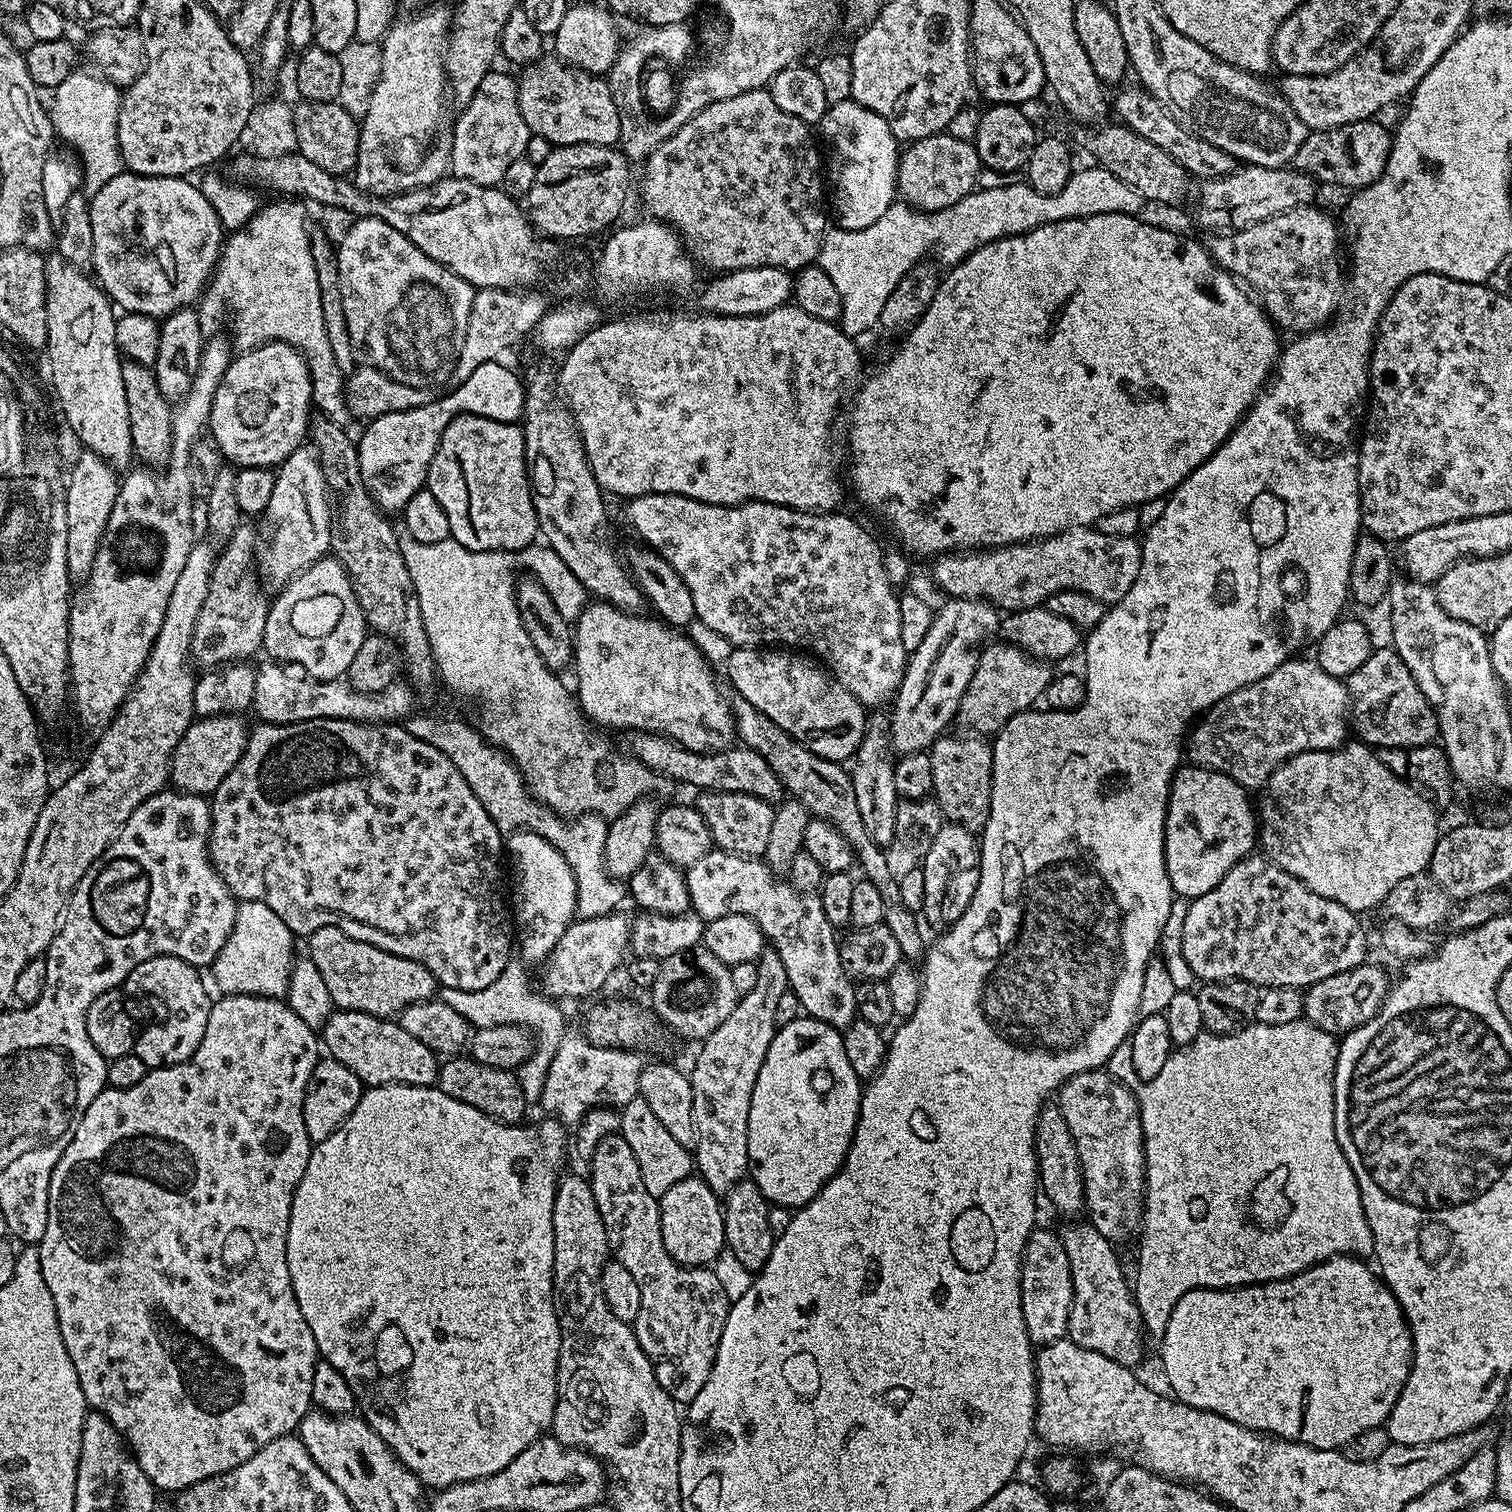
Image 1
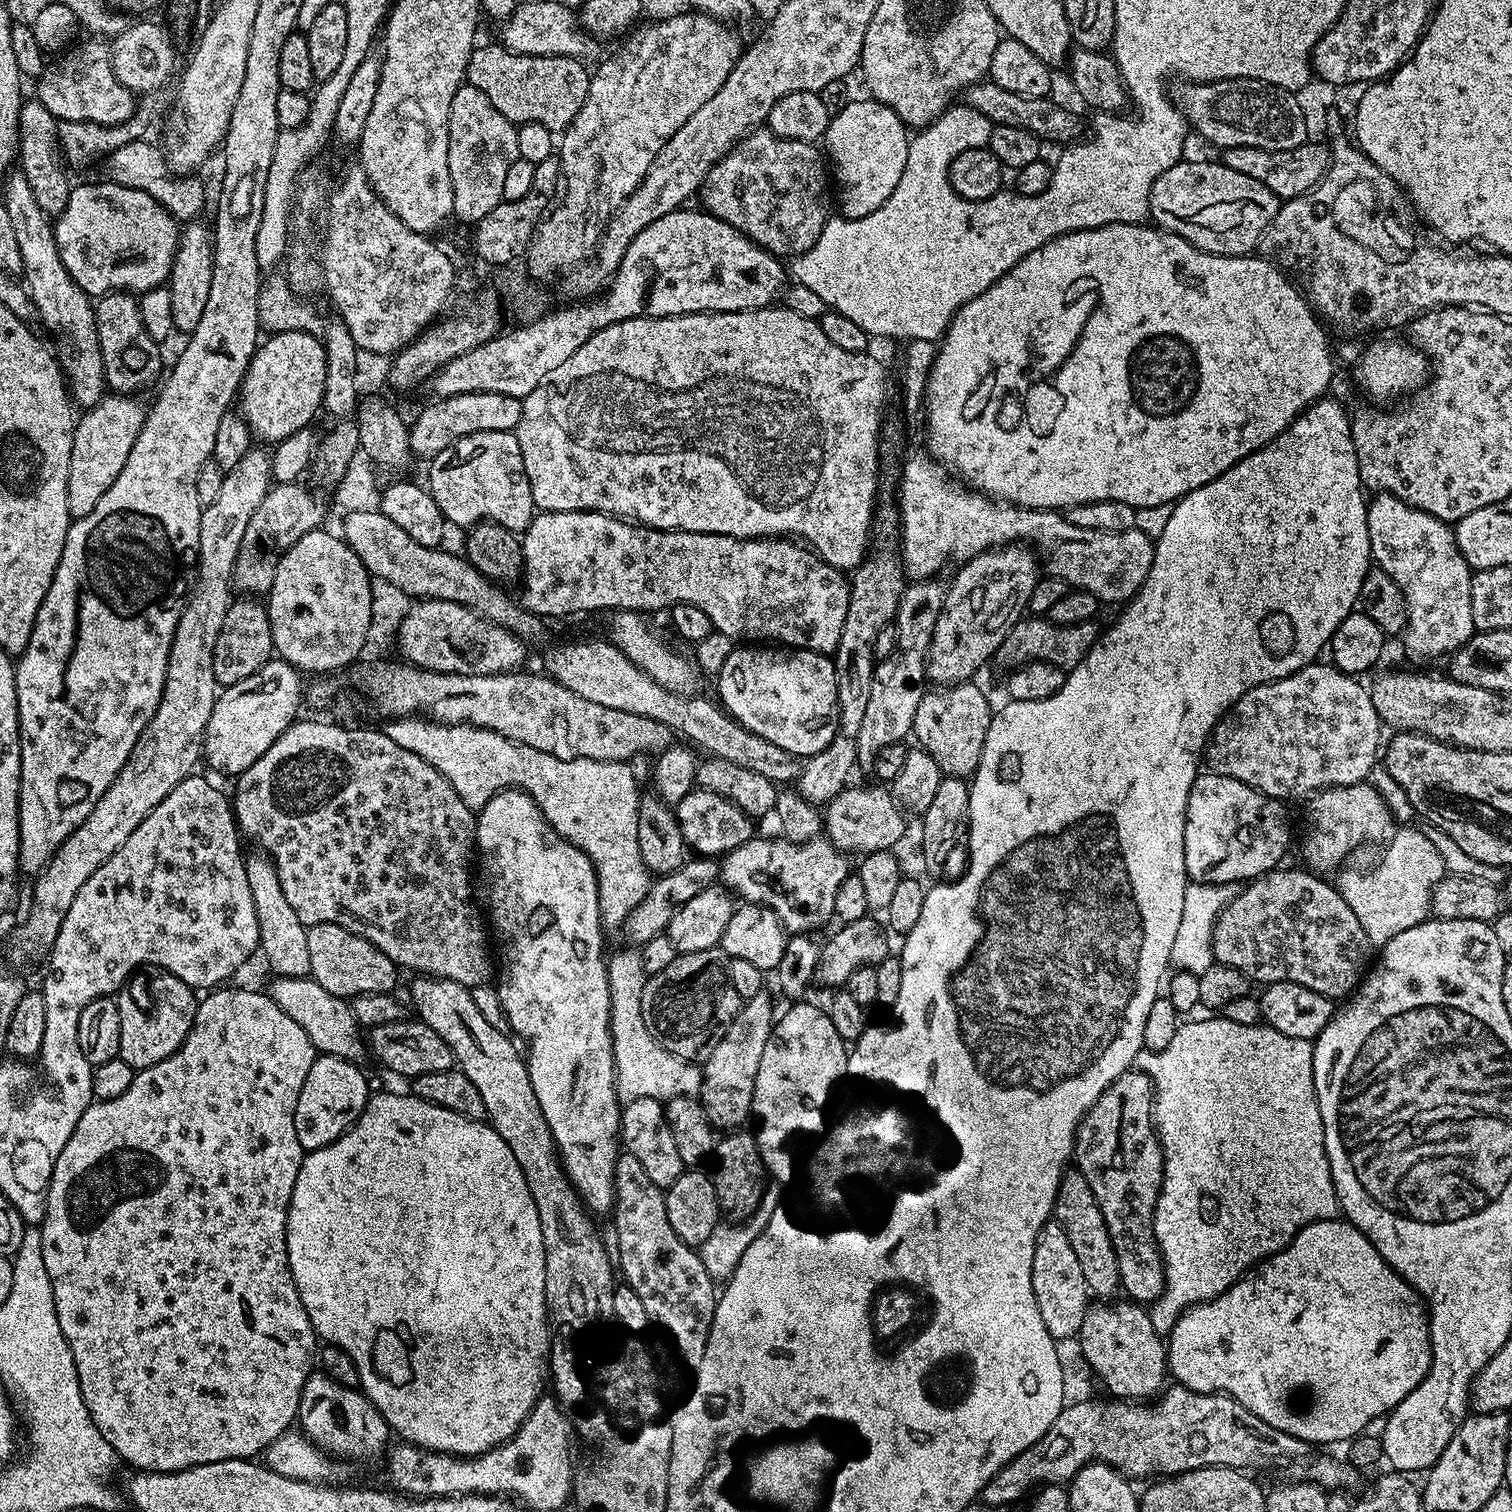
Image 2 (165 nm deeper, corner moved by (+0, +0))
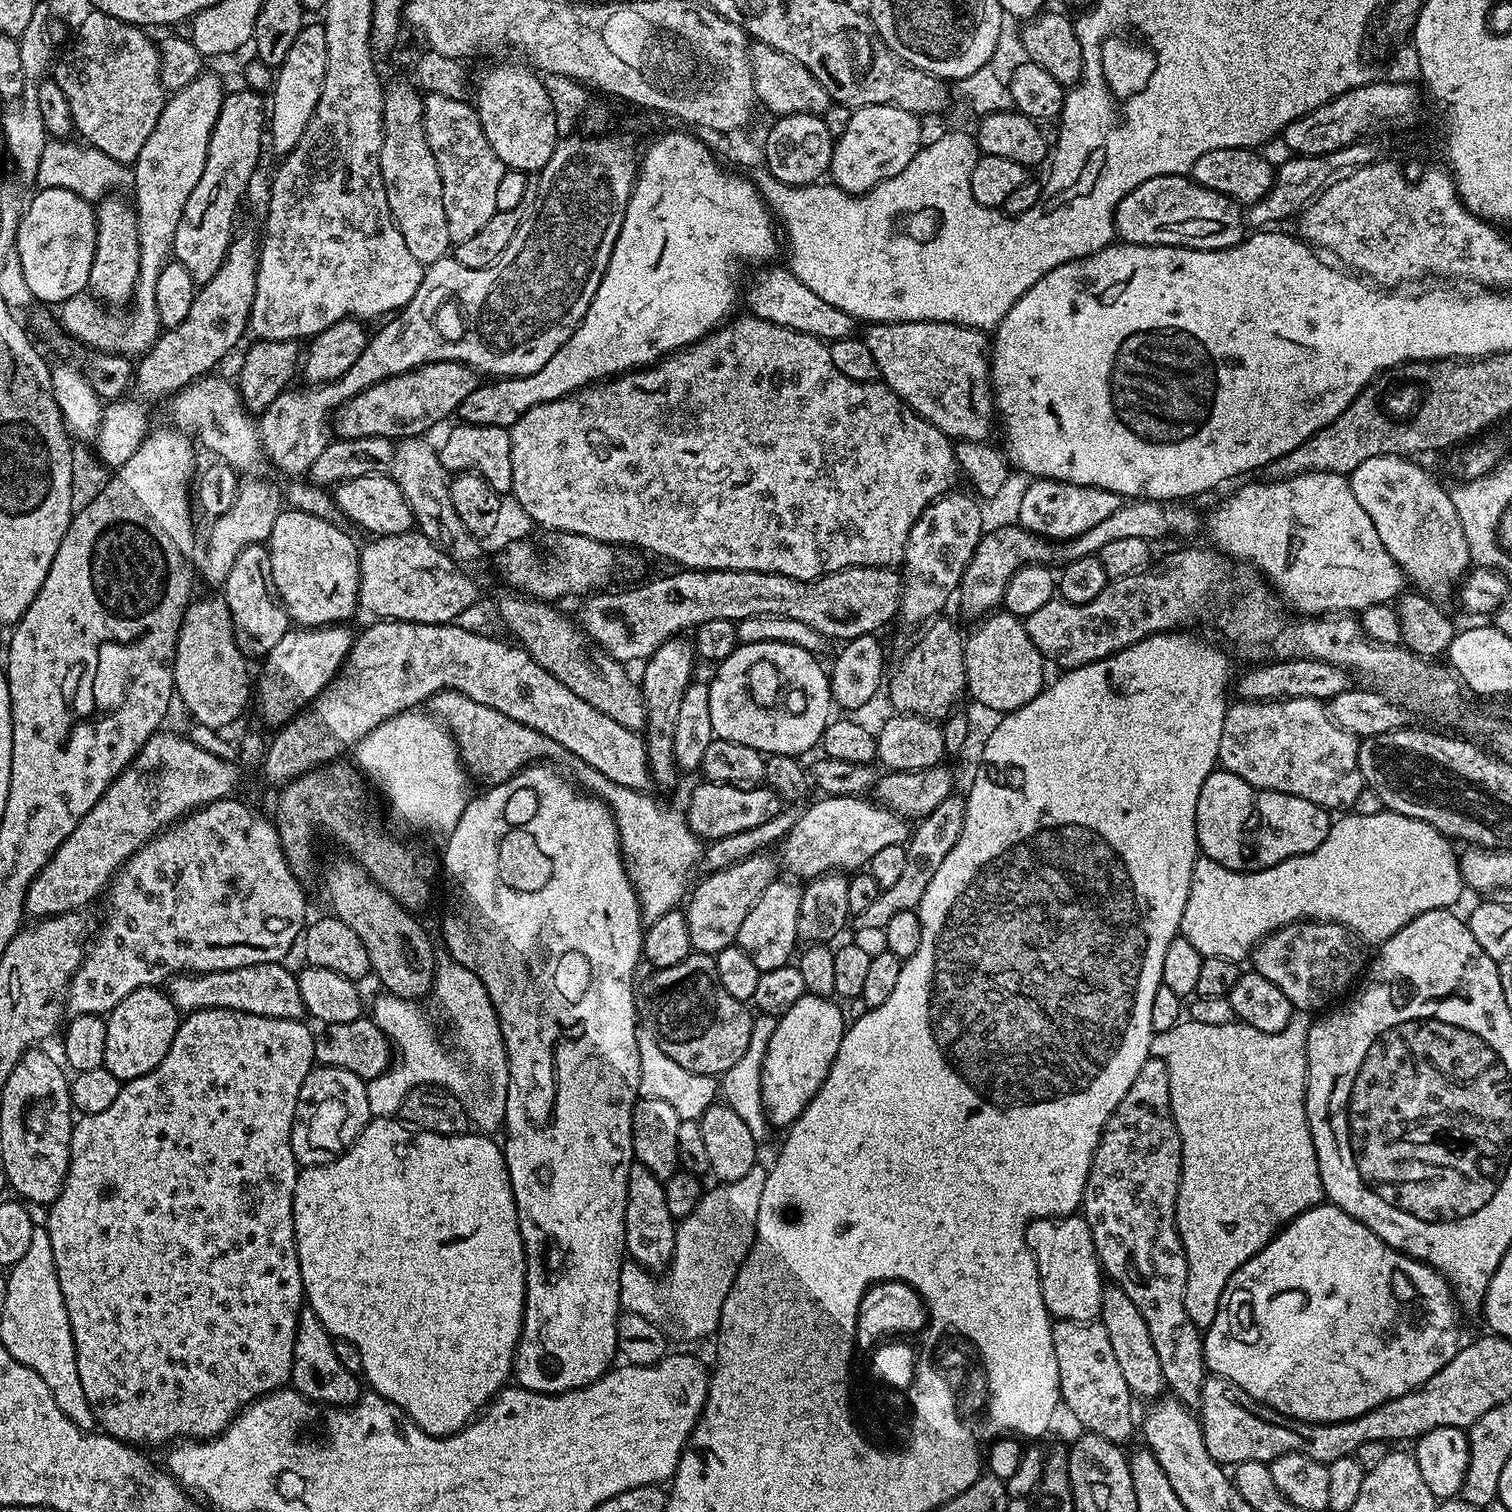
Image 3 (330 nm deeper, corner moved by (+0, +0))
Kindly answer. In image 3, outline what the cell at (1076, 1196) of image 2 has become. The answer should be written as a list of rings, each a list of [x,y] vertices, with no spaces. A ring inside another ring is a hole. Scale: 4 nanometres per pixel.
[[[1105,1287],[1098,1320],[1099,1323],[1106,1326],[1110,1346],[1114,1350],[1118,1367],[1126,1377],[1133,1397],[1140,1399],[1141,1396],[1142,1399],[1148,1400],[1147,1402],[1155,1401],[1165,1391],[1166,1385],[1162,1365],[1158,1363],[1158,1354],[1154,1350],[1154,1342],[1150,1342],[1150,1330],[1146,1330],[1146,1318],[1142,1318],[1142,1314],[1138,1314],[1138,1306],[1134,1306],[1134,1302],[1130,1302],[1130,1298],[1126,1298],[1126,1294],[1121,1288]]]

